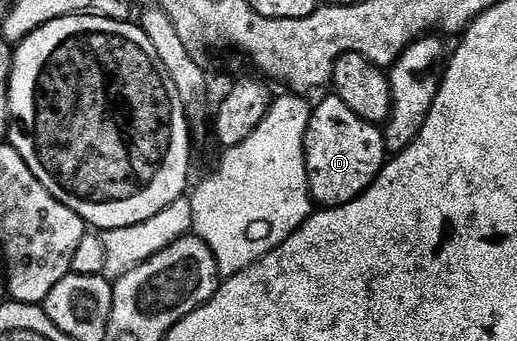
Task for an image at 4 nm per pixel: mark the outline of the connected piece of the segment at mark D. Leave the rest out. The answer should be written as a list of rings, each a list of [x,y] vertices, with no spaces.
[[[329,96],[315,105],[306,134],[306,164],[311,199],[319,207],[343,206],[366,191],[388,161],[381,129],[365,122],[344,100]]]

